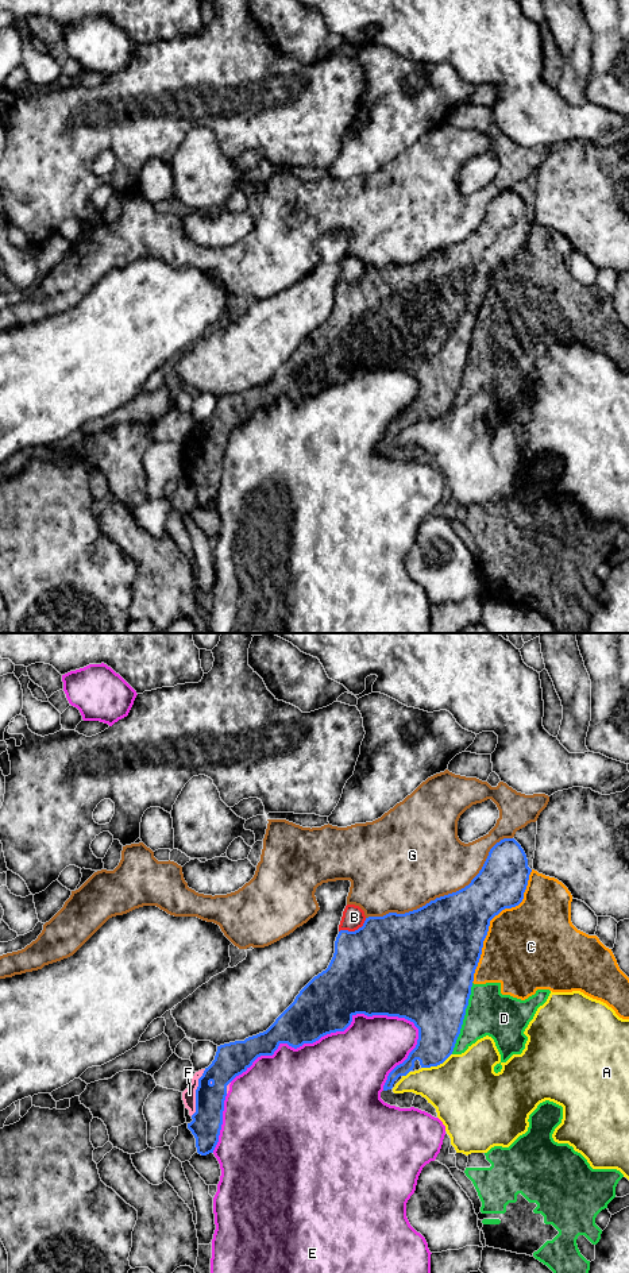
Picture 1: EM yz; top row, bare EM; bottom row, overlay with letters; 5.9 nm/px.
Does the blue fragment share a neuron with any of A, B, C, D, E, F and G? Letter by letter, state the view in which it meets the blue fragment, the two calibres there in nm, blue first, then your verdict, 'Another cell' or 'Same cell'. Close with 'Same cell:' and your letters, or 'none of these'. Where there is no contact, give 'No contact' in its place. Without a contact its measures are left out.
A: Touches blue in yz. Thickness 260 nm (blue) against 420 nm. Another cell
B: Touches blue in yz. Thickness 500 nm (blue) against 130 nm. Another cell
C: Touches blue in yz. Thickness 420 nm (blue) against 460 nm. Another cell
D: Touches blue in yz. Thickness 440 nm (blue) against 280 nm. Another cell
E: Touches blue in yz. Thickness 340 nm (blue) against 480 nm. Another cell
F: Touches blue in yz. Thickness 180 nm (blue) against 80 nm. Same cell
G: Touches blue in yz. Thickness 460 nm (blue) against 480 nm. Another cell
Same cell: F

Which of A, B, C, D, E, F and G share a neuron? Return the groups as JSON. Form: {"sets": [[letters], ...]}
{"sets": [["A"], ["B"], ["C", "D"], ["E"], ["F"], ["G"]]}

